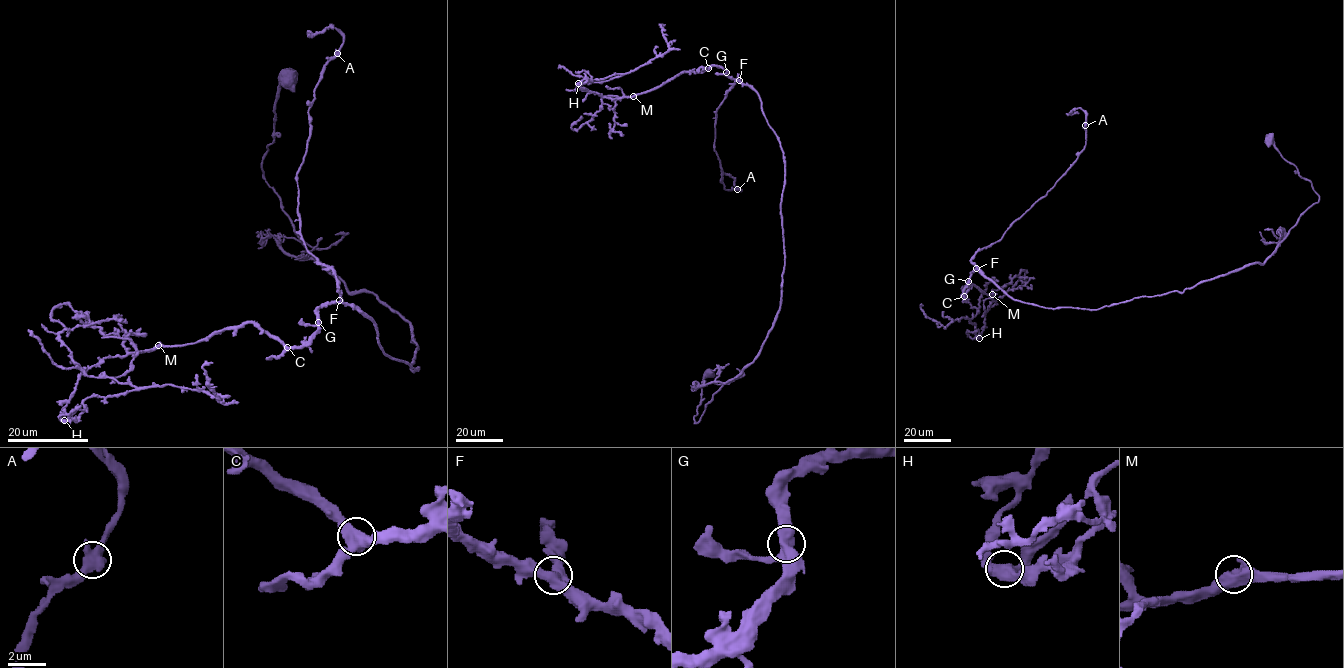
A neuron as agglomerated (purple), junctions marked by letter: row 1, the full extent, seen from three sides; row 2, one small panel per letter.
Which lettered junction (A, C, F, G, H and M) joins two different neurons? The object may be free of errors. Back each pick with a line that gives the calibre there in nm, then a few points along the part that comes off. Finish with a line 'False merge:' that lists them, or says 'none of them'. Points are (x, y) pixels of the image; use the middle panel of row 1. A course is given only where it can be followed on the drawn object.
H: 550 nm | (579, 83), (586, 79), (621, 75), (605, 81), (583, 83), (576, 88), (609, 95), (615, 102)
False merge: H

